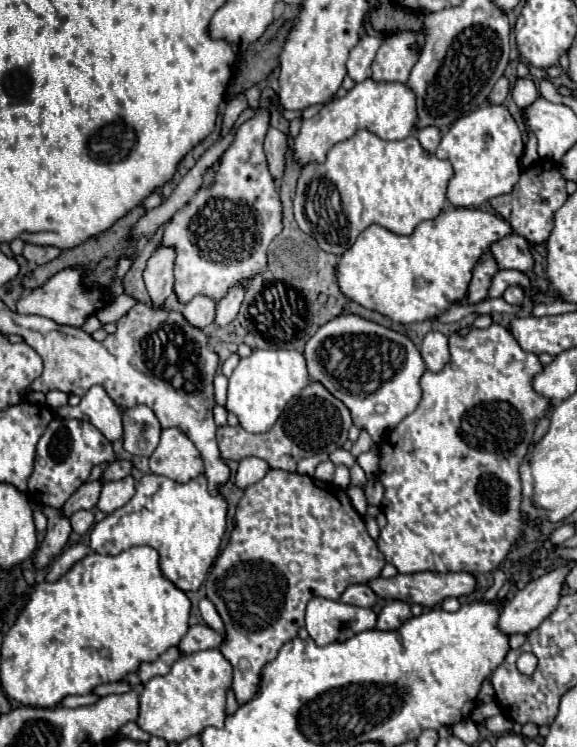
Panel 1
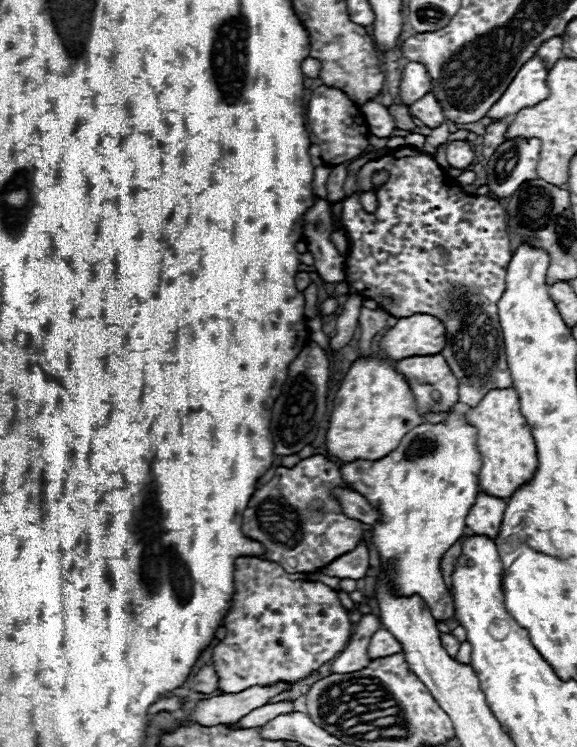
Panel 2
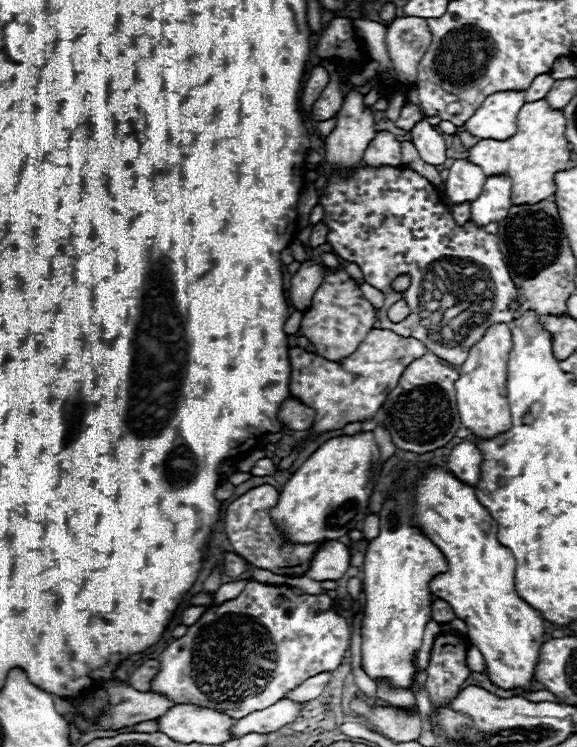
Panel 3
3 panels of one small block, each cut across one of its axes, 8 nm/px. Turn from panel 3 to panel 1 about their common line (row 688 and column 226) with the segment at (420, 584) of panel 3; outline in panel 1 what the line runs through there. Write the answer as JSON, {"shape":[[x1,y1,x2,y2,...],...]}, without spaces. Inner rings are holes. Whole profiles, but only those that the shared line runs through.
{"shape":[[254,350,248,358,242,358,236,370,230,376,228,384,228,412,234,412,240,420,240,426,246,432,260,434,268,432,278,416,282,414,284,406,298,396,306,384,310,382,306,370,306,358,302,352,296,350]]}

